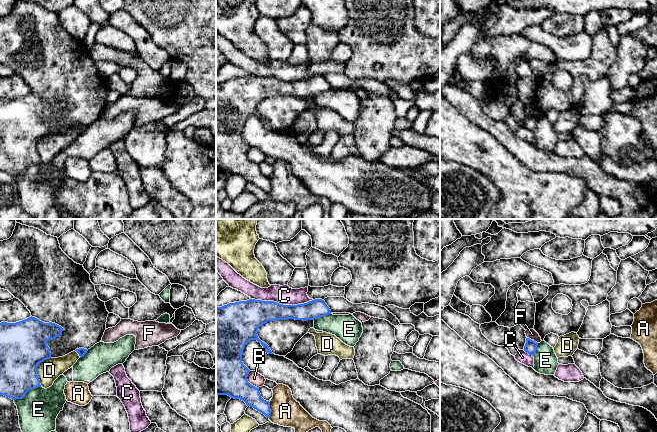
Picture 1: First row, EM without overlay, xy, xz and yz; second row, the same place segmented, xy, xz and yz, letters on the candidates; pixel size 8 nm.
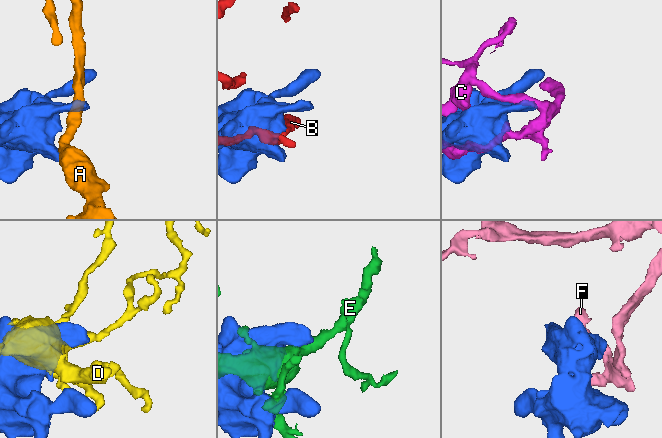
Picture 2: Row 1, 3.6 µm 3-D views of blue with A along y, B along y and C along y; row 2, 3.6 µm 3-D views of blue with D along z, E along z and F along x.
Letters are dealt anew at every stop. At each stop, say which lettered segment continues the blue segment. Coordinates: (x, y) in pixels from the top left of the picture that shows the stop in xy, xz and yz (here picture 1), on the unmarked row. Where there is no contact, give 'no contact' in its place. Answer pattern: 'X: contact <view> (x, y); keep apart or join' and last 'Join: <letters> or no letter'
A: contact xz (270, 186); keep apart
B: contact xz (247, 157); keep apart
C: contact xz (281, 80); keep apart
D: contact xy (36, 145); keep apart
E: contact xy (27, 167); keep apart
F: contact yz (532, 116); keep apart
Join: no letter

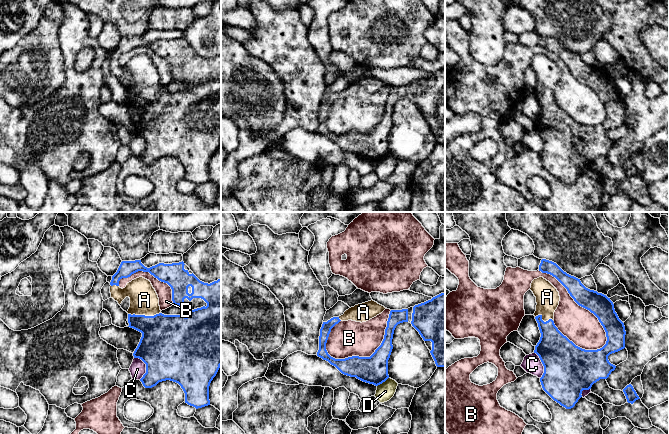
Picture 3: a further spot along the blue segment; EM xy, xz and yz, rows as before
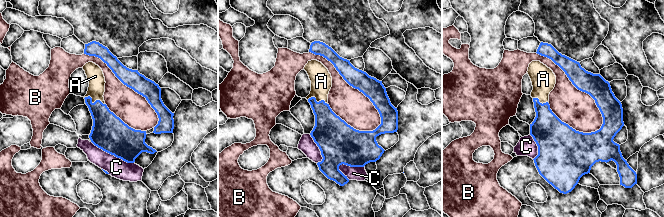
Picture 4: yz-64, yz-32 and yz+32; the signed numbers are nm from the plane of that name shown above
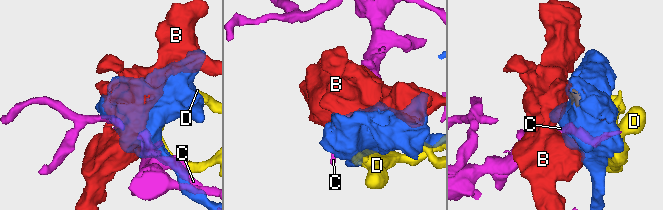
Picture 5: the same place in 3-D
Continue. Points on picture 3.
A: contact xy (144, 91); join
B: contact yz (581, 82); keep apart
C: contact xy (146, 142); keep apart
D: contact xz (382, 158); keep apart
Join: A

